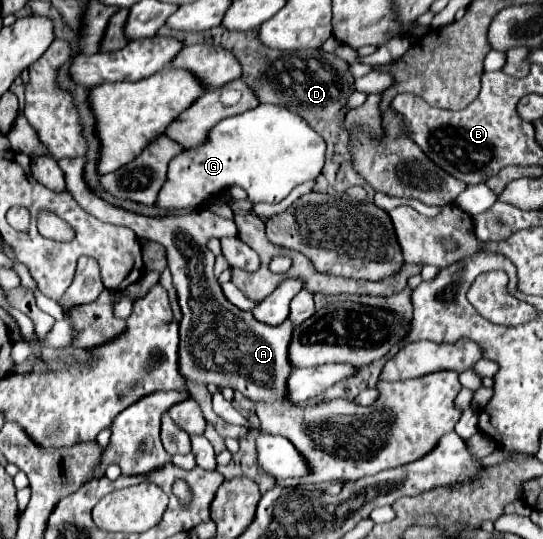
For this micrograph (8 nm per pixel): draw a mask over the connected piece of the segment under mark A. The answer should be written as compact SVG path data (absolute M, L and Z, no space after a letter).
M86 156L58 160L58 166L66 178L66 190L70 190L82 210L102 222L126 226L140 238L156 240L166 248L168 268L172 272L184 314L180 322L182 376L192 382L216 384L218 388L230 386L252 400L262 422L262 432L286 436L294 442L294 446L298 446L300 454L310 458L314 474L304 478L304 484L356 482L364 476L416 462L432 452L446 432L454 430L462 416L462 412L456 410L454 400L462 386L458 382L458 372L452 370L430 372L416 380L378 380L380 394L370 406L364 408L350 400L326 400L306 408L292 404L286 396L286 380L292 372L292 364L288 360L288 346L294 332L292 320L278 326L258 322L250 312L244 312L226 300L214 276L216 256L208 250L208 240L236 236L236 224L212 214L206 208L156 218L128 212L98 198L90 190L84 180L84 164Z

